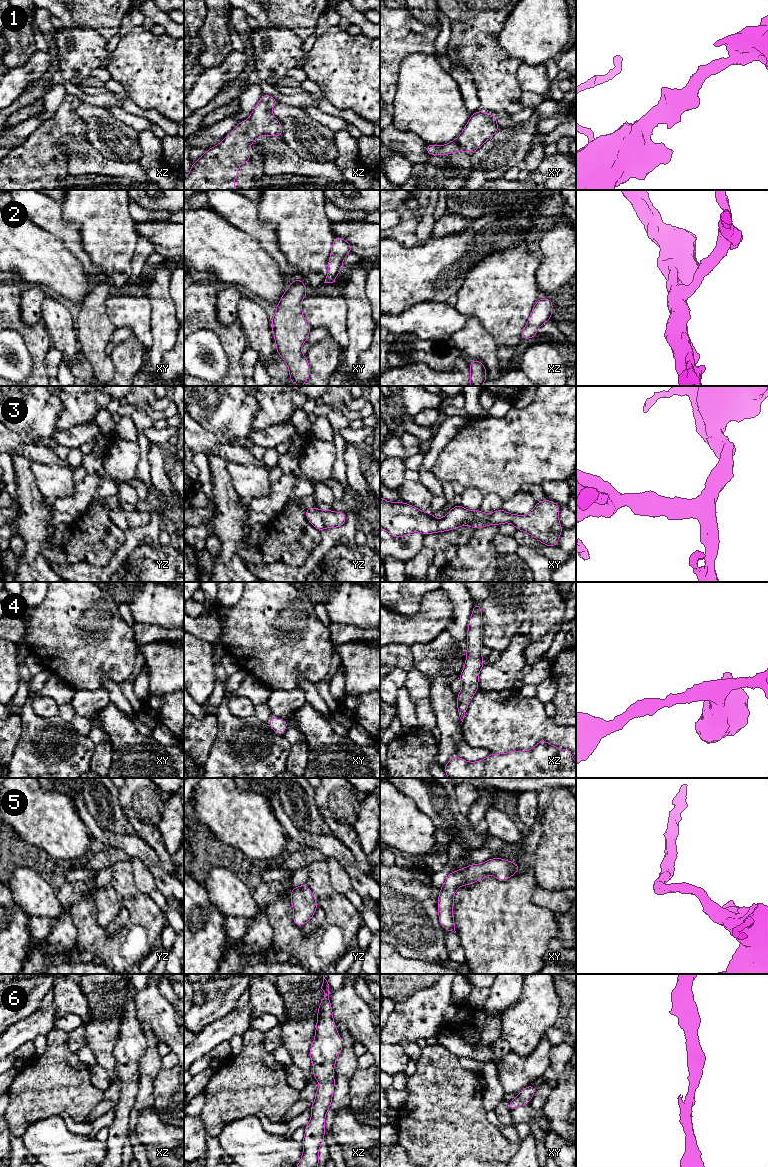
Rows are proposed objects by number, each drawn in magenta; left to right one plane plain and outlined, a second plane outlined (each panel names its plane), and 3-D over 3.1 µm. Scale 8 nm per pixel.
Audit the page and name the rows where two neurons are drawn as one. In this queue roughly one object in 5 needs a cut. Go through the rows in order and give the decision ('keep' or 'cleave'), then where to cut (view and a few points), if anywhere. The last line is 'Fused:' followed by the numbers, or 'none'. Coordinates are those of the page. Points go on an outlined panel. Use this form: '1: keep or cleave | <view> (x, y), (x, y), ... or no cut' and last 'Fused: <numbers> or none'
1: keep | no cut
2: keep | no cut
3: keep | no cut
4: keep | no cut
5: keep | no cut
6: keep | no cut
Fused: none

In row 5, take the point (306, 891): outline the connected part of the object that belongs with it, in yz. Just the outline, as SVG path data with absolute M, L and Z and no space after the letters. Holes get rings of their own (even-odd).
M306 882L298 888L293 887L290 897L293 908L293 922L296 926L303 927L306 922L313 919L318 908L317 901Z

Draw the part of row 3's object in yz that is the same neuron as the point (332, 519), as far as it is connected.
M314 506L305 510L307 520L320 532L325 528L338 528L346 523L345 512L321 510Z

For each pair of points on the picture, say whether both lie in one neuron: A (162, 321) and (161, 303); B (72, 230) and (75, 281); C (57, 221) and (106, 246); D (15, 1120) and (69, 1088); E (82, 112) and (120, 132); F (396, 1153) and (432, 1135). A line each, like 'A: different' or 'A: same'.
A: same
B: different
C: different
D: same
E: same
F: different

